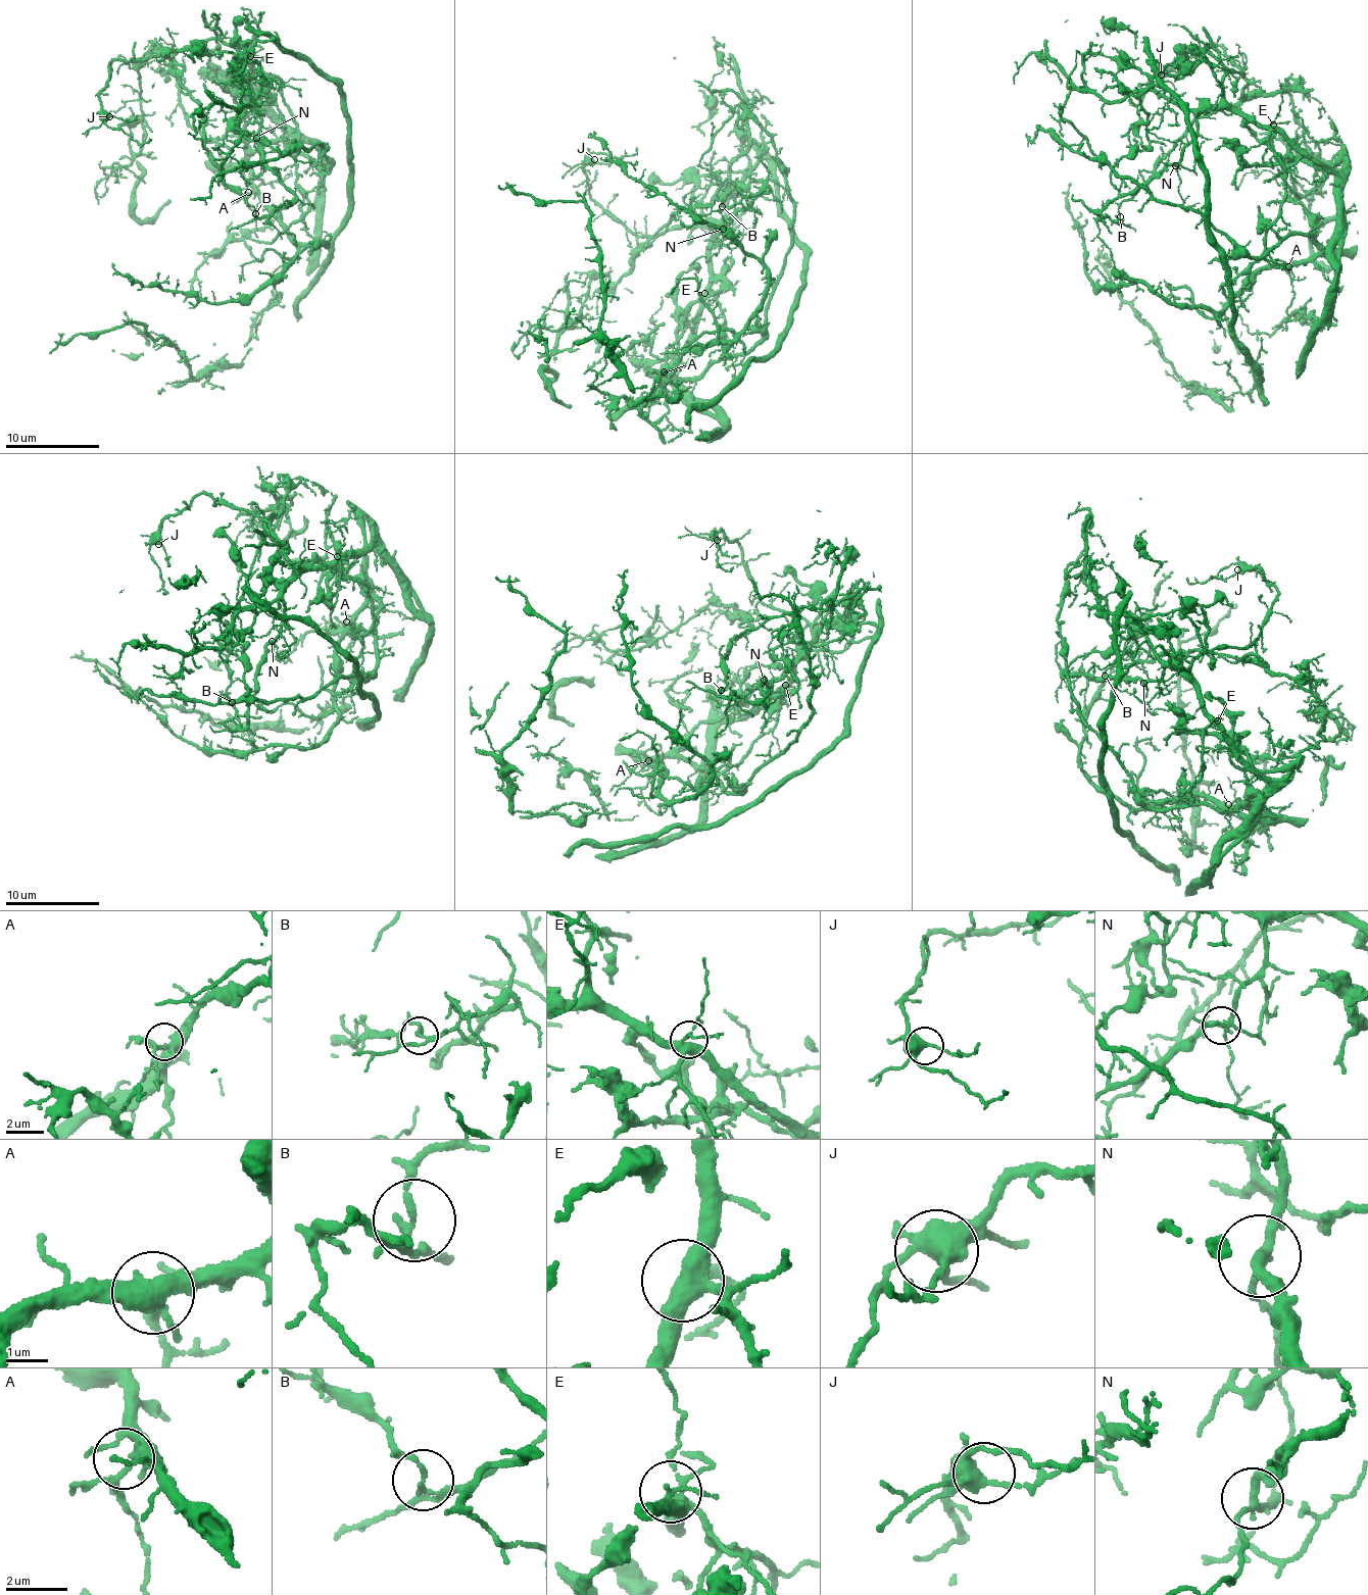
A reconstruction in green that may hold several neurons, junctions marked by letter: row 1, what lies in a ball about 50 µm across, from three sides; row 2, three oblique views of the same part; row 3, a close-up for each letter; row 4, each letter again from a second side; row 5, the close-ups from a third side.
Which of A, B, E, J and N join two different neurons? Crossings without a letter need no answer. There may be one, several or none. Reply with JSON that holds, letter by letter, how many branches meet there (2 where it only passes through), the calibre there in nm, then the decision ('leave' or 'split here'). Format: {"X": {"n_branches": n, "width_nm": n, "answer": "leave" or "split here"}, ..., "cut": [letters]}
{"A": {"n_branches": 5, "width_nm": 240, "answer": "leave"}, "B": {"n_branches": 3, "width_nm": 130, "answer": "split here"}, "E": {"n_branches": 5, "width_nm": 400, "answer": "leave"}, "J": {"n_branches": 5, "width_nm": 400, "answer": "leave"}, "N": {"n_branches": 3, "width_nm": 220, "answer": "leave"}, "cut": ["B"]}

